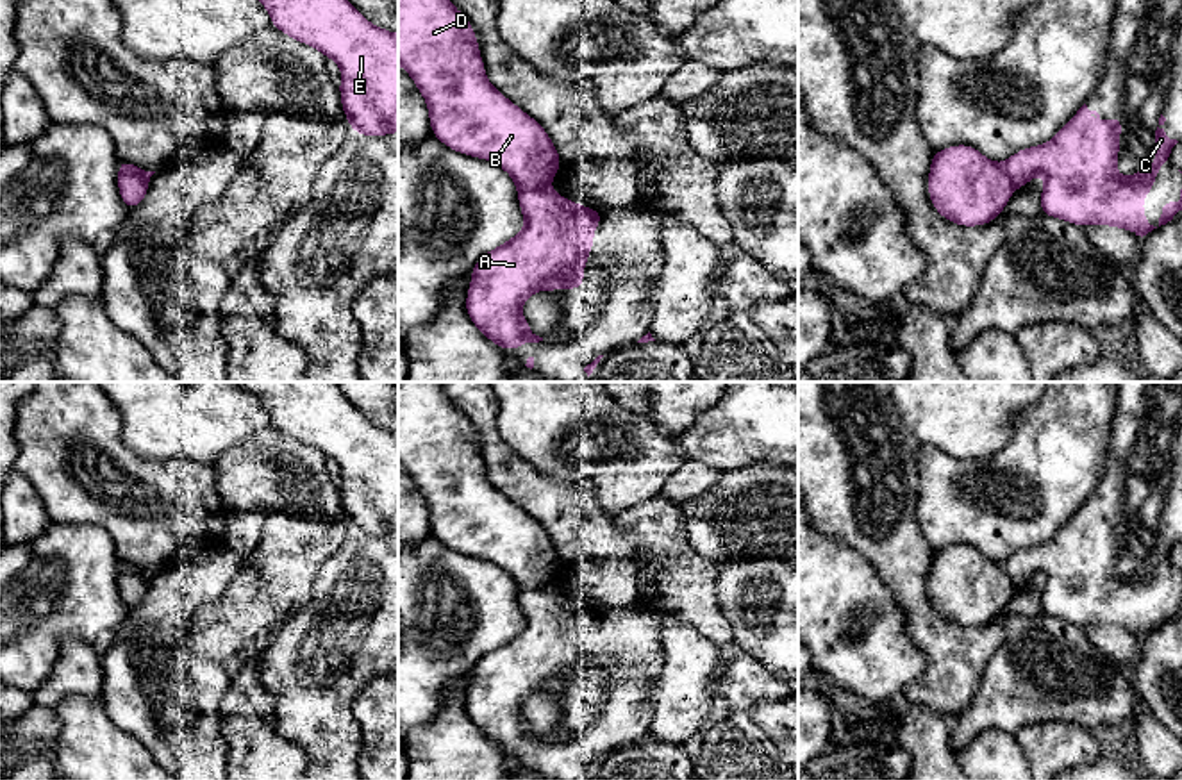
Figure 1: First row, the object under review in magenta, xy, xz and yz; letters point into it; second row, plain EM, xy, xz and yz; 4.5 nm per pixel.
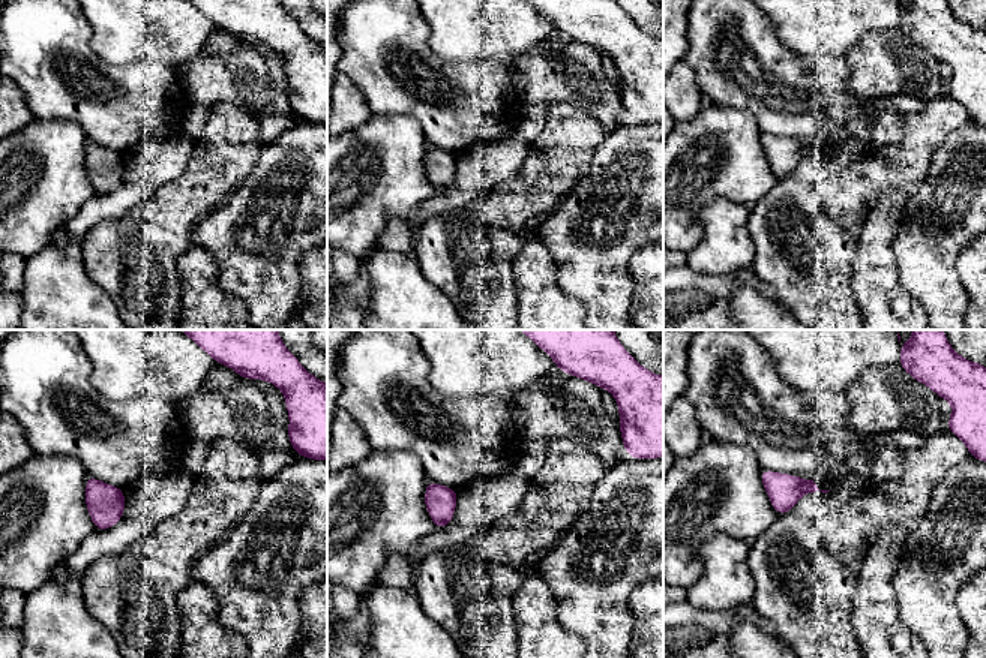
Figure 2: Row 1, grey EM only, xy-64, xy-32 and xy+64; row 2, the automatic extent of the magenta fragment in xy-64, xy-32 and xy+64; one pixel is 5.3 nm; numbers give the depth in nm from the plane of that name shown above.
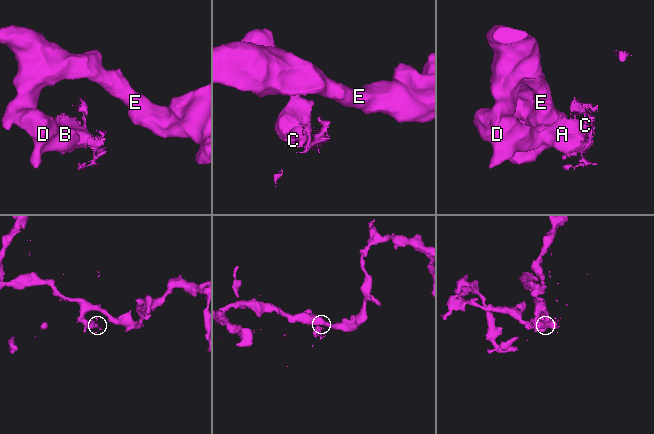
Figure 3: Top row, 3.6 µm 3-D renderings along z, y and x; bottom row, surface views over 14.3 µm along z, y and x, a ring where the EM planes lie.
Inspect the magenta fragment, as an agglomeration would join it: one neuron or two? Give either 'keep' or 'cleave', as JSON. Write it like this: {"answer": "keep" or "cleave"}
{"answer": "cleave"}

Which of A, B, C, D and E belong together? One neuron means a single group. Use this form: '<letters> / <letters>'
A C / B D E

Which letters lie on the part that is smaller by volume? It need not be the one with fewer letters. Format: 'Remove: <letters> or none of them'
Remove: A, C

